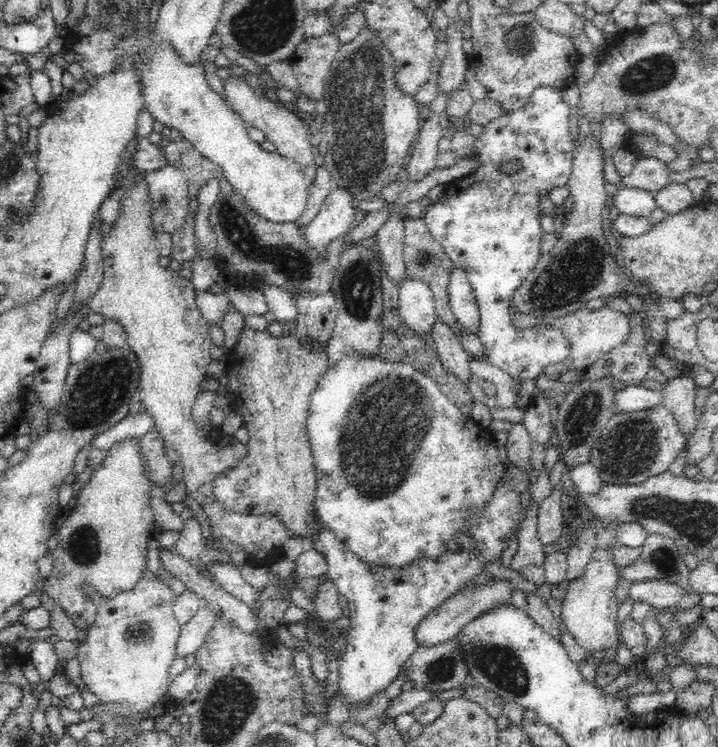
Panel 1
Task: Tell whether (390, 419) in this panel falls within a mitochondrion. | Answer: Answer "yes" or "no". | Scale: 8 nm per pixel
yes

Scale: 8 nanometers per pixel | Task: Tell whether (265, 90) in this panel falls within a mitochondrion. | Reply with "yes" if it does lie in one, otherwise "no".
no

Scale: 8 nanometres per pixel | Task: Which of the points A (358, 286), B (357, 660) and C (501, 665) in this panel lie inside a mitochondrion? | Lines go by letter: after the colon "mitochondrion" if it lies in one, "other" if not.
A: mitochondrion
B: other
C: mitochondrion

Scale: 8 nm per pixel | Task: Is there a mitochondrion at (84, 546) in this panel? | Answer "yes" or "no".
yes

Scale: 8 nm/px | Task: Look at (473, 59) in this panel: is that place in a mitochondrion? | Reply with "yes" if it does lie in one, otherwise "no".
no

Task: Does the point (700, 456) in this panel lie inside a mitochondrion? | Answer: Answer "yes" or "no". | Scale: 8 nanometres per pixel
no

